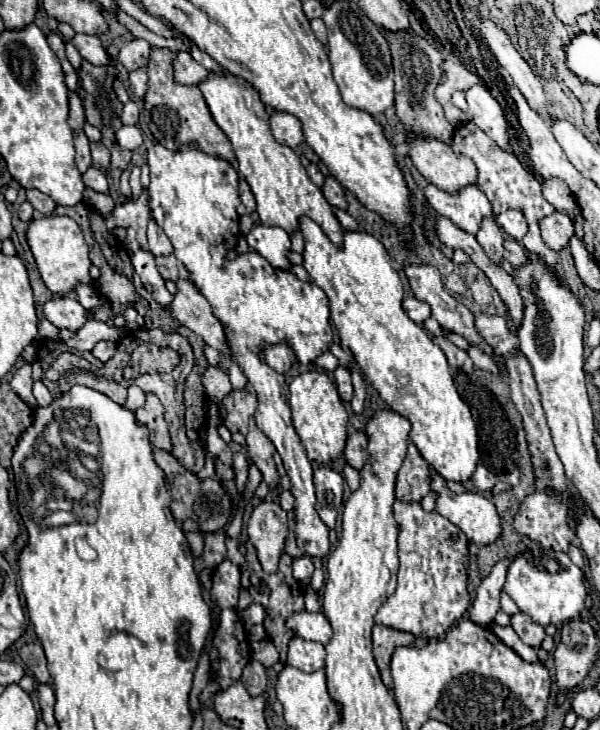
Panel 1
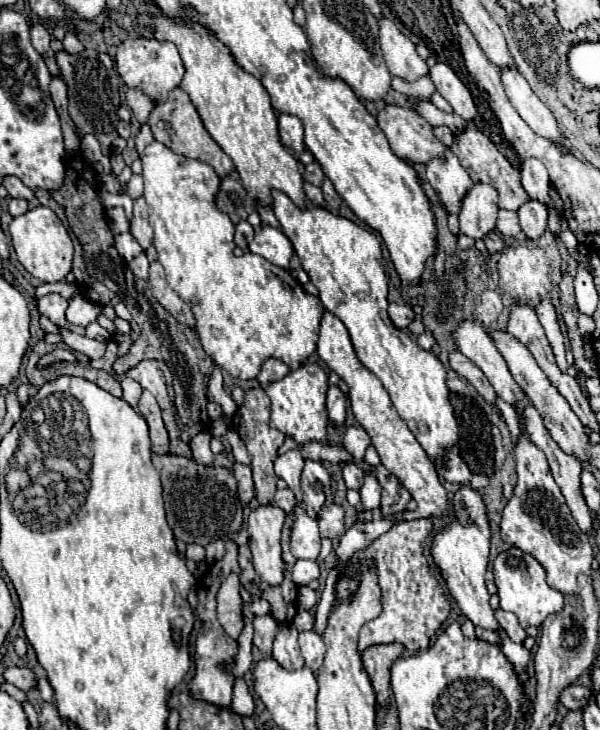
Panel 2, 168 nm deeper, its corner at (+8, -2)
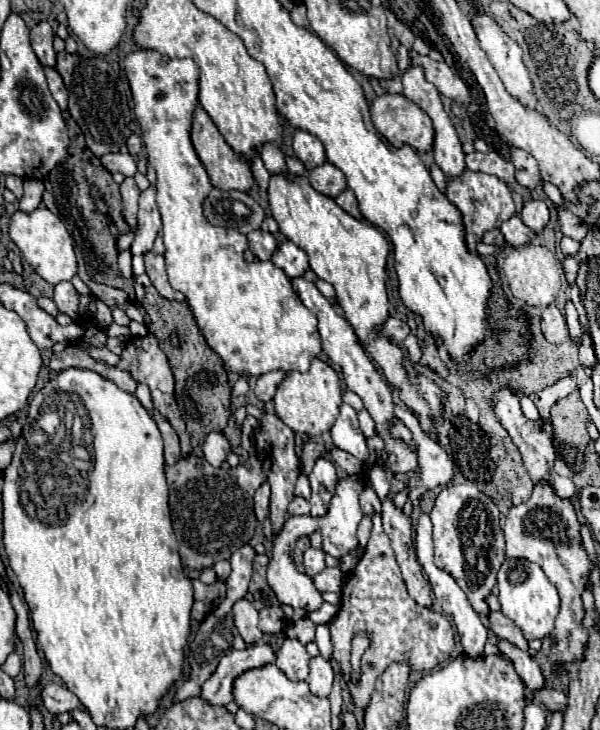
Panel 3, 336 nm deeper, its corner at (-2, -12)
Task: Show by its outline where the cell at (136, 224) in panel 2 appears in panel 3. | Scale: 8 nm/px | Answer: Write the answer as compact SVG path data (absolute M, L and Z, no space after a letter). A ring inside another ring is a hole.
M148 186L146 190L140 192L138 230L136 230L136 238L130 246L130 252L133 255L141 255L146 250L150 250L160 228L162 228L162 220L160 220L160 212L156 206L156 188Z

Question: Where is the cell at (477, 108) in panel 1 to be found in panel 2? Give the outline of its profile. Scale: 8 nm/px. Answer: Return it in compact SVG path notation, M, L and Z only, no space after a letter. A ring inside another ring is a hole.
M438 62L436 66L432 66L428 76L436 84L438 92L450 102L458 116L462 116L466 122L472 122L478 116L478 108L474 104L470 90L462 84L462 80L454 74L450 66Z

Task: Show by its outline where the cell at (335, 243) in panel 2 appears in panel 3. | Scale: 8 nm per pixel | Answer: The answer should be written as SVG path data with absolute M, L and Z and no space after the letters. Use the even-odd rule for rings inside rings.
M282 172L272 174L268 186L268 202L272 216L280 226L280 232L308 254L310 268L318 274L318 278L334 286L338 304L344 308L346 320L352 324L356 336L366 344L364 350L370 352L372 360L384 370L388 382L400 388L400 398L418 416L422 430L430 438L436 438L436 426L432 420L442 414L444 392L426 376L416 376L412 382L402 368L402 350L382 334L374 334L374 326L382 324L388 318L386 258L390 246L384 234L376 226L352 218L336 204L334 198L316 192L306 176L294 176L290 180Z

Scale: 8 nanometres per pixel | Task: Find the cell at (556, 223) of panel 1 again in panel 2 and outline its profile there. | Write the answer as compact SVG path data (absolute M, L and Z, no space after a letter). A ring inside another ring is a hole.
M530 200L524 206L520 206L518 216L520 216L522 232L530 240L538 240L548 228L548 208L536 200Z

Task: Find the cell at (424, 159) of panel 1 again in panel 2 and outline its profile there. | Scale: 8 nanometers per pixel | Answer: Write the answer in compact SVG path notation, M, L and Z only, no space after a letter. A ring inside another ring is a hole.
M386 106L380 114L378 114L378 126L382 128L382 132L386 134L392 152L410 162L410 164L428 164L434 158L444 158L444 150L446 146L432 134L432 126L428 126L428 122L416 114L416 110L412 108L402 108L402 106Z

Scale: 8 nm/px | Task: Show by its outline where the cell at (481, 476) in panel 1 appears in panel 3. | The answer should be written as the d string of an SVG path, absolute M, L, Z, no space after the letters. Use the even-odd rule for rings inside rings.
M394 404L394 416L400 418L410 428L410 432L414 434L414 440L418 446L418 466L420 466L418 474L416 472L414 474L404 472L404 474L396 474L394 478L400 482L414 484L412 494L416 492L416 488L420 488L420 484L436 484L436 480L438 480L436 486L444 486L444 484L448 484L448 480L452 482L452 476L456 472L456 464L452 462L450 454L438 442L430 440L422 432L422 428L420 428L420 424L412 412Z

